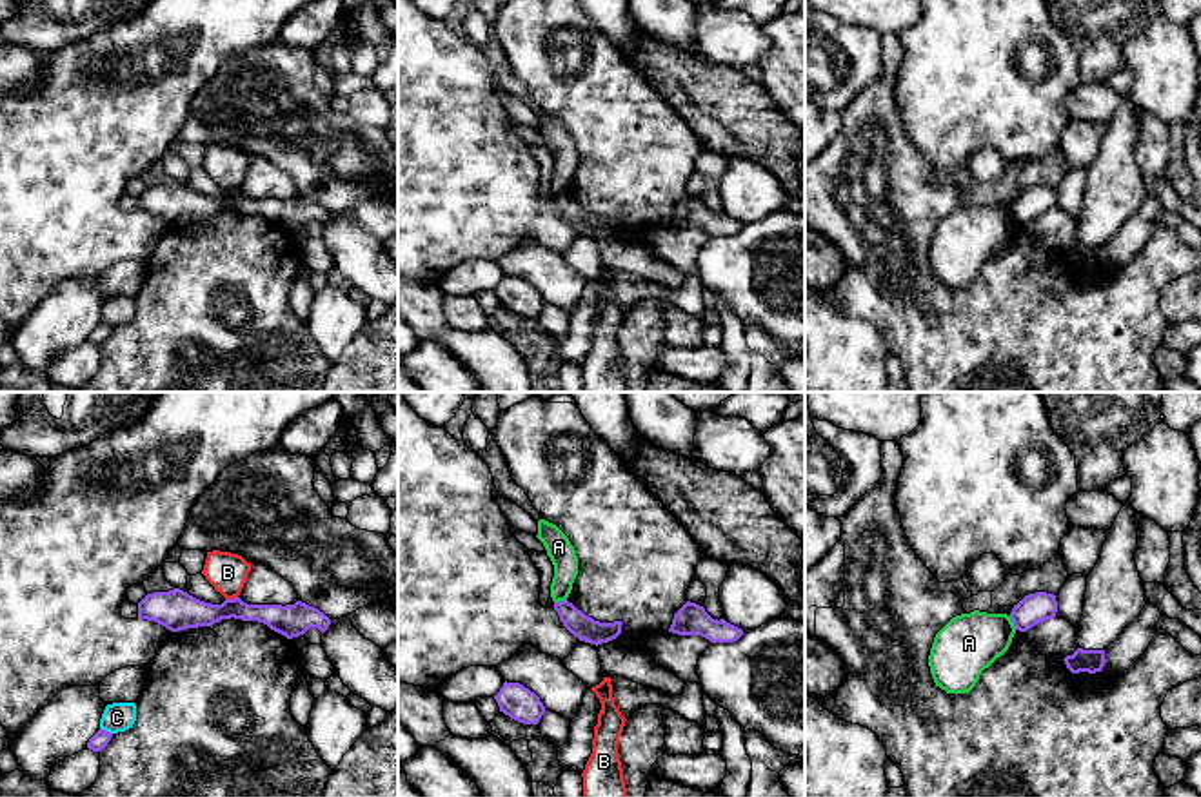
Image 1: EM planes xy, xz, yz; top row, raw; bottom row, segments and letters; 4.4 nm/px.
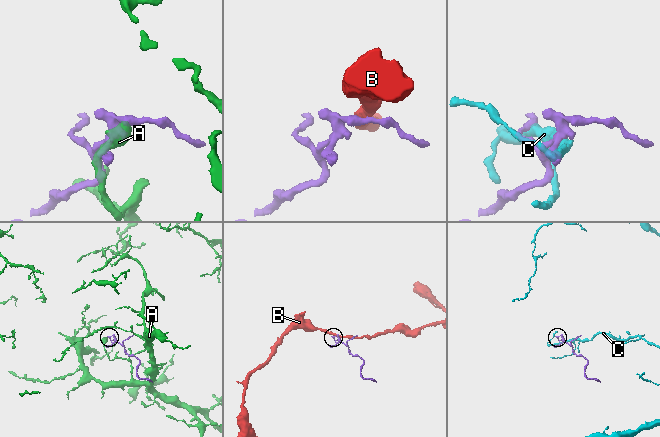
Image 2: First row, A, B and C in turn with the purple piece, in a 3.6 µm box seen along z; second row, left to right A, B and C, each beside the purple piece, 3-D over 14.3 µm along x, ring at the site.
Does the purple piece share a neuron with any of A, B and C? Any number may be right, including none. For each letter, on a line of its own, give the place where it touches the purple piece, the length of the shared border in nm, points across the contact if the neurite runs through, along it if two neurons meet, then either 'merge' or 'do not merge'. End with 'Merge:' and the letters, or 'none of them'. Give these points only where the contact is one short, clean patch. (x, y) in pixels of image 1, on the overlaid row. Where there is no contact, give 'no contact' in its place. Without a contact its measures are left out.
A: contact yz (1012, 621); length 70 nm; border yz (1009, 616), (1016, 629); do not merge
B: contact xy (231, 600); length 60 nm; border xy (237, 596), (226, 600); do not merge
C: contact xy (104, 730); length 70 nm; do not merge
Merge: none of them

